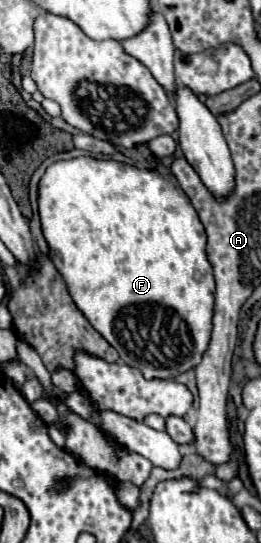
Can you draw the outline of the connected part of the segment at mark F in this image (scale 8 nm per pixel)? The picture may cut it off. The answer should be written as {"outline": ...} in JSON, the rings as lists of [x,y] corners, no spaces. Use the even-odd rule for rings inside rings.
{"outline":[[[77,157],[71,161],[53,163],[39,181],[39,217],[43,235],[49,245],[49,257],[57,267],[57,271],[61,273],[61,277],[65,279],[75,305],[83,311],[89,323],[101,333],[101,337],[117,349],[125,365],[139,369],[145,379],[175,379],[177,375],[187,373],[201,363],[201,357],[211,341],[211,329],[213,329],[215,277],[213,277],[213,265],[209,263],[207,257],[207,233],[189,197],[183,193],[183,189],[177,185],[177,179],[169,171],[137,169],[113,159],[93,159],[93,157]]]}

